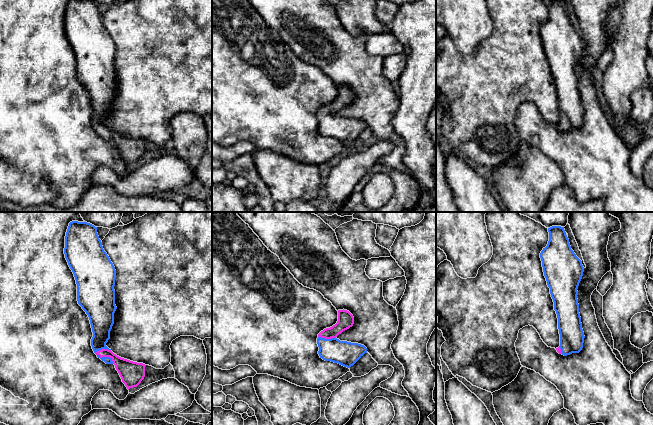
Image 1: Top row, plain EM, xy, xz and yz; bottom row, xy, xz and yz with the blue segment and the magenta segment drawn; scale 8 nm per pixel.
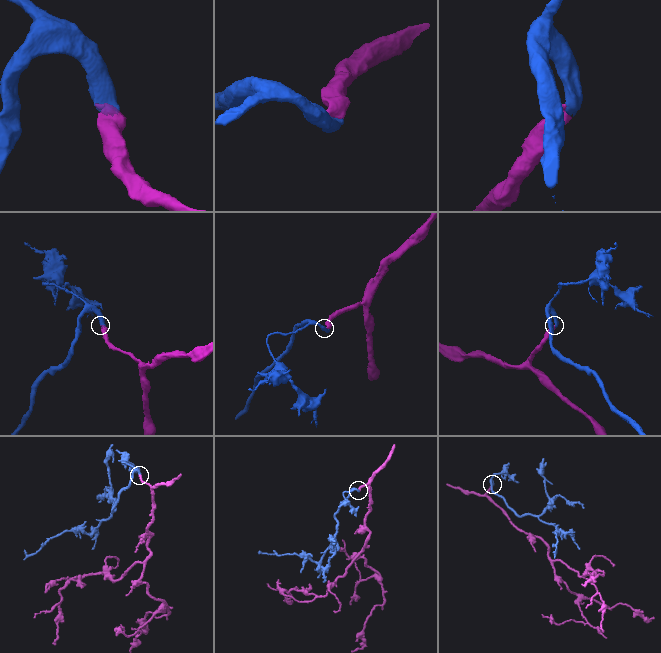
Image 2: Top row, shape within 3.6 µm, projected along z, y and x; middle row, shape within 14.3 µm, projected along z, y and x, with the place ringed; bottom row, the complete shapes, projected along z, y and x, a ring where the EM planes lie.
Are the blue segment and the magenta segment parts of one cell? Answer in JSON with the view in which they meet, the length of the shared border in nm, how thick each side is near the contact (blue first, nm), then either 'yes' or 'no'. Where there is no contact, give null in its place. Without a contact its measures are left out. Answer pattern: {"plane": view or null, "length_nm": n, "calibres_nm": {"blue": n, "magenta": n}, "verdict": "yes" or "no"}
{"plane": "xy", "length_nm": 150, "calibres_nm": {"blue": 60, "magenta": 190}, "verdict": "yes"}

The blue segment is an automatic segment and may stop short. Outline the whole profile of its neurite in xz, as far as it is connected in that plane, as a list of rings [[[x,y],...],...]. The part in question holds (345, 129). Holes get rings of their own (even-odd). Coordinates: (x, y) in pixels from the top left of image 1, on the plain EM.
[[[338,86],[337,99],[318,110],[317,120],[320,134],[350,144],[367,129],[367,124],[364,121],[340,117],[336,114],[343,107],[352,103],[353,100],[354,93],[349,87]]]

